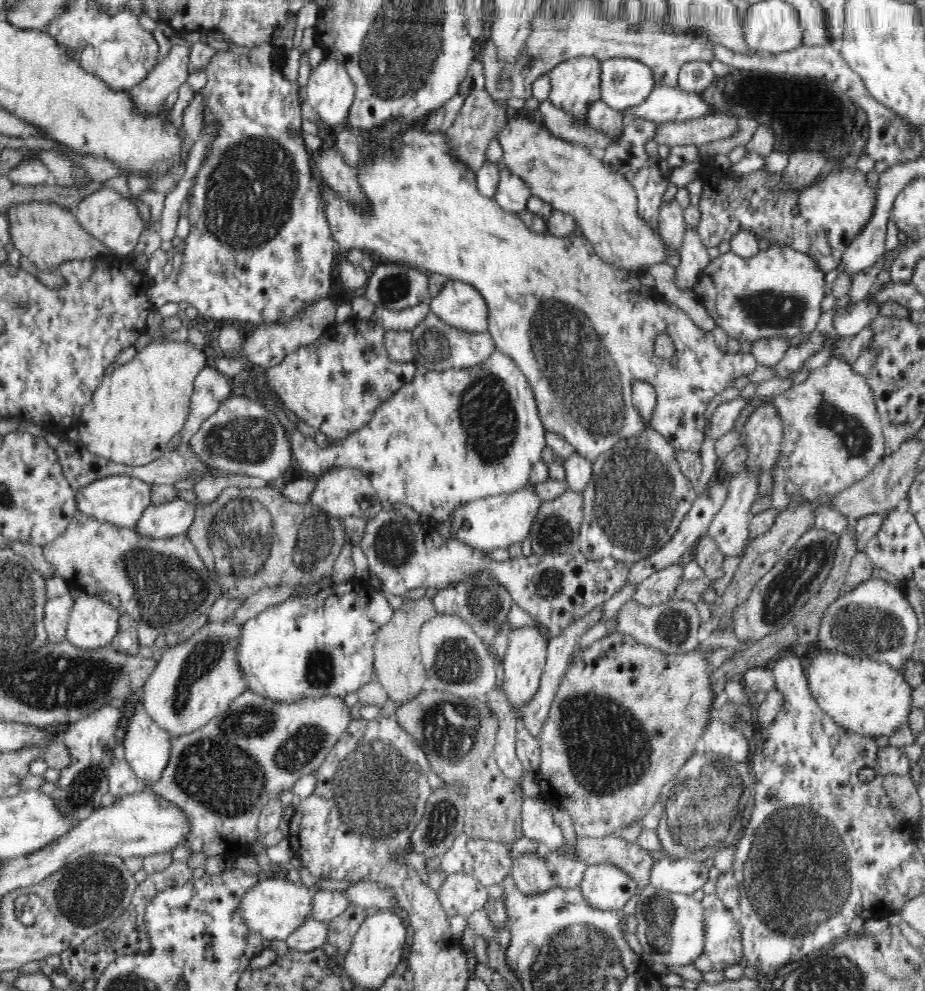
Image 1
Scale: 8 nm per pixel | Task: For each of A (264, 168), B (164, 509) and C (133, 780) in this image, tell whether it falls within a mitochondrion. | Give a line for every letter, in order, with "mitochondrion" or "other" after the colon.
A: mitochondrion
B: other
C: other

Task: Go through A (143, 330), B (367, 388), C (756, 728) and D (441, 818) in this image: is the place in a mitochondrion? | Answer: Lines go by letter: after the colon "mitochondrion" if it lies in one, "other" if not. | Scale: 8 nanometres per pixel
A: other
B: other
C: other
D: mitochondrion

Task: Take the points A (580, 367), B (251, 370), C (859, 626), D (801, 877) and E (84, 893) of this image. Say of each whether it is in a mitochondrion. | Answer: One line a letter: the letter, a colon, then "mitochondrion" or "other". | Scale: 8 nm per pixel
A: mitochondrion
B: other
C: mitochondrion
D: mitochondrion
E: mitochondrion

